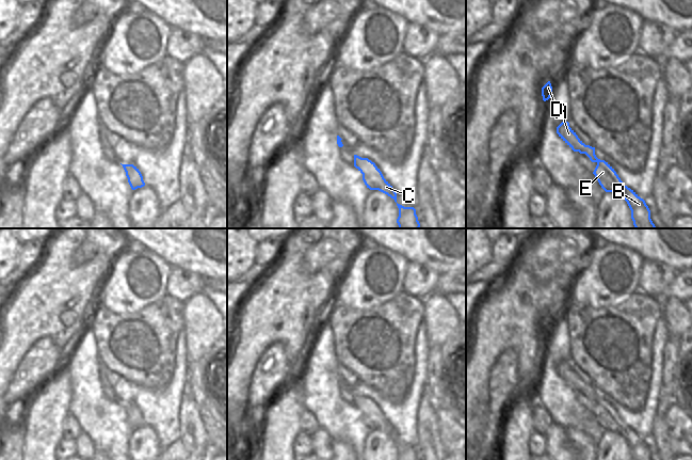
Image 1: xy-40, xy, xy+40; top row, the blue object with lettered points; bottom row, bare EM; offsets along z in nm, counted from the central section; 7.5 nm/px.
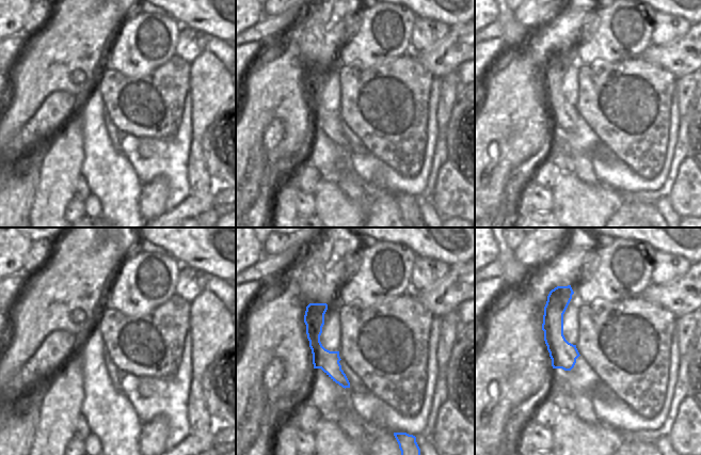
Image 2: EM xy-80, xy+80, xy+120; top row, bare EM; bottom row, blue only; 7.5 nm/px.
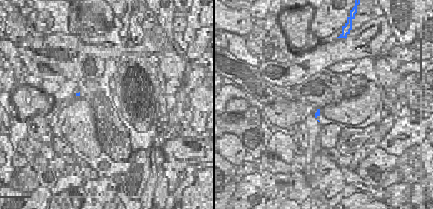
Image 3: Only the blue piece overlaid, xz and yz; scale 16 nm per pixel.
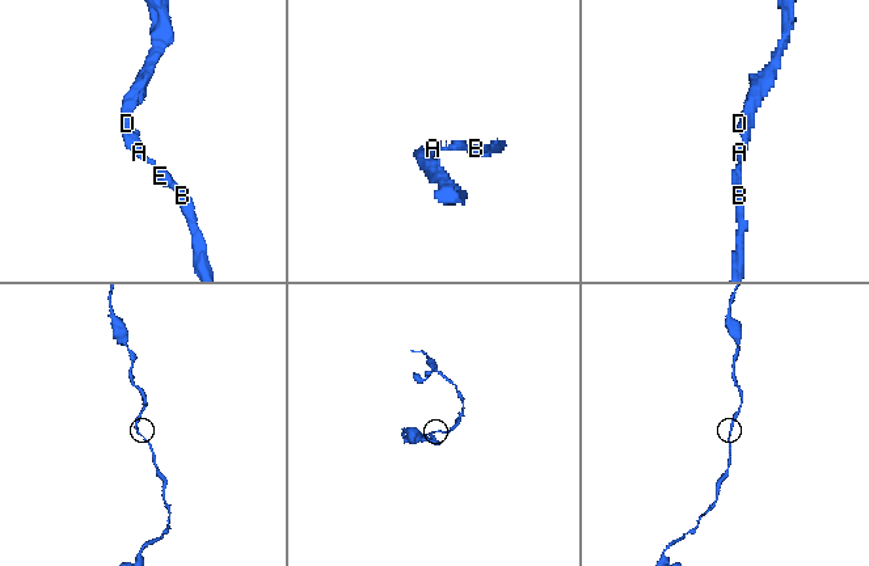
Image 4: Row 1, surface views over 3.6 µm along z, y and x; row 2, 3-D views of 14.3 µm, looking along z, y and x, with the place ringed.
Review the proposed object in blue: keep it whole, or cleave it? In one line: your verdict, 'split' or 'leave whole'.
leave whole

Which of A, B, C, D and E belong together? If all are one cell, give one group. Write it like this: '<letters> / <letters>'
A B C D E

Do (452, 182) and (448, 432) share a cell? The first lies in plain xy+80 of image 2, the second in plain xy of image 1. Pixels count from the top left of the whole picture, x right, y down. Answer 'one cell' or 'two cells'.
one cell

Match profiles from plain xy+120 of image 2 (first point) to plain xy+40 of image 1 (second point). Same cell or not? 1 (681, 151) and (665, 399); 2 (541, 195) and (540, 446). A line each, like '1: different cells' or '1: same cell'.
1: same cell
2: same cell

